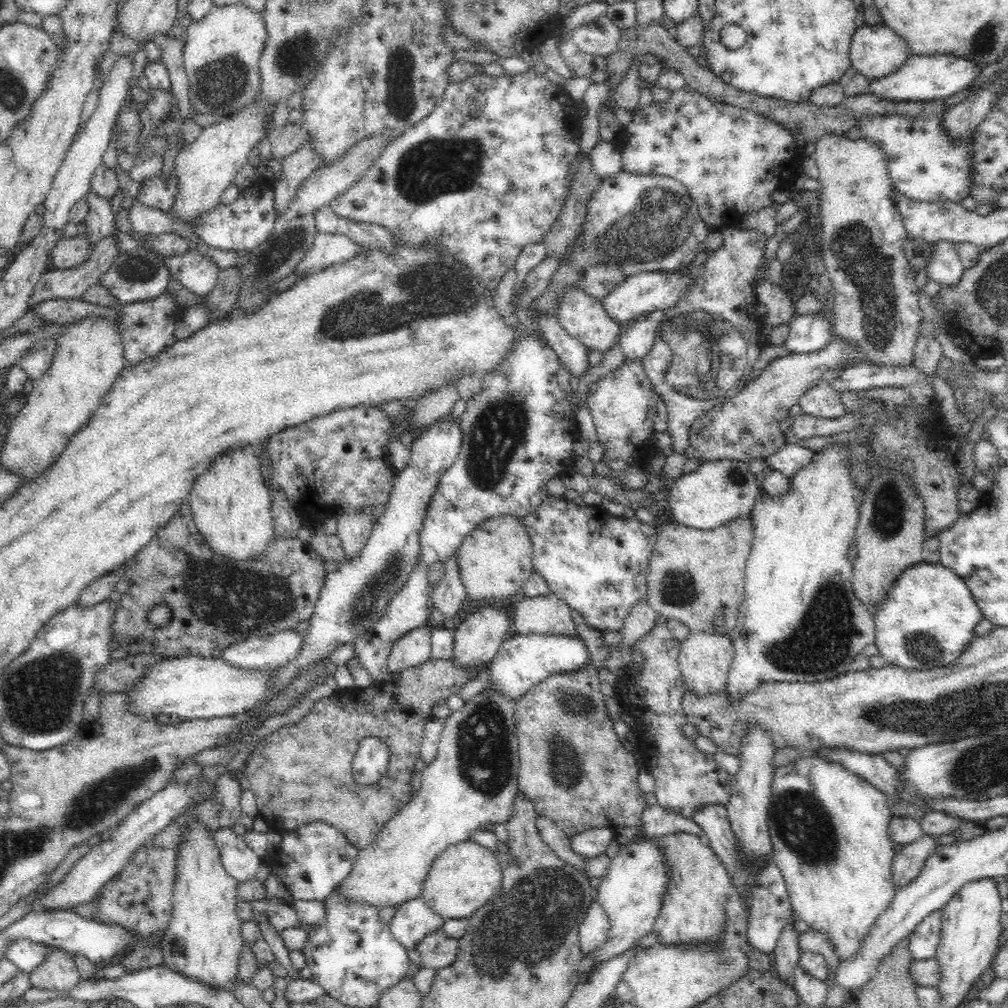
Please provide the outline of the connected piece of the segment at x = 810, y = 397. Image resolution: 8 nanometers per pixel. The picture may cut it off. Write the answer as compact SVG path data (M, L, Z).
M827 381L810 387L798 397L797 404L803 413L816 418L838 418L845 414L839 392Z

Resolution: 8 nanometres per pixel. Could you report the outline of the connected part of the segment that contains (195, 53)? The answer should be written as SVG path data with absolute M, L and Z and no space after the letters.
M242 2L213 7L202 20L193 20L186 27L182 40L188 89L198 113L230 116L253 104L259 91L259 58L266 40L260 13L246 8Z

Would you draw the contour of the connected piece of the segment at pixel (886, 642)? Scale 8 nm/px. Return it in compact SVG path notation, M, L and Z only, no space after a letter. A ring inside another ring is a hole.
M926 560L901 572L892 583L886 598L873 607L872 613L875 626L873 643L878 649L878 655L883 656L890 665L918 670L949 665L974 638L973 628L982 619L964 580L942 563L930 564Z

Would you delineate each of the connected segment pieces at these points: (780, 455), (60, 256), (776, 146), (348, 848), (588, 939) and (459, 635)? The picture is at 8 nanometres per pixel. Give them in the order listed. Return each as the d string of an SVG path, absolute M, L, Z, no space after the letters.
M784 444L774 454L765 458L765 462L773 470L778 470L782 475L791 477L804 468L814 453L811 449L796 444Z
M84 234L73 238L60 238L50 250L51 268L64 270L83 263L90 256L92 246L86 240Z
M686 84L672 91L666 101L637 108L633 116L634 120L623 128L616 143L622 153L622 170L674 177L688 188L709 227L719 224L723 213L753 213L762 207L778 204L772 202L770 194L774 190L788 190L802 171L802 146L792 142L792 135L787 130L750 110L714 102Z
M322 820L307 822L298 825L294 830L281 833L280 852L278 860L274 862L272 872L269 872L263 882L265 888L264 900L277 900L278 902L292 905L296 900L319 900L321 901L338 883L345 880L350 874L357 859L357 850L343 836L335 826Z
M592 902L579 926L579 940L584 956L591 956L610 941L610 919L604 907Z
M498 604L480 605L480 607L483 608L477 612L468 613L465 620L453 631L453 651L450 659L461 670L470 670L491 661L502 641L511 636L511 624L508 623L506 610L498 608Z

